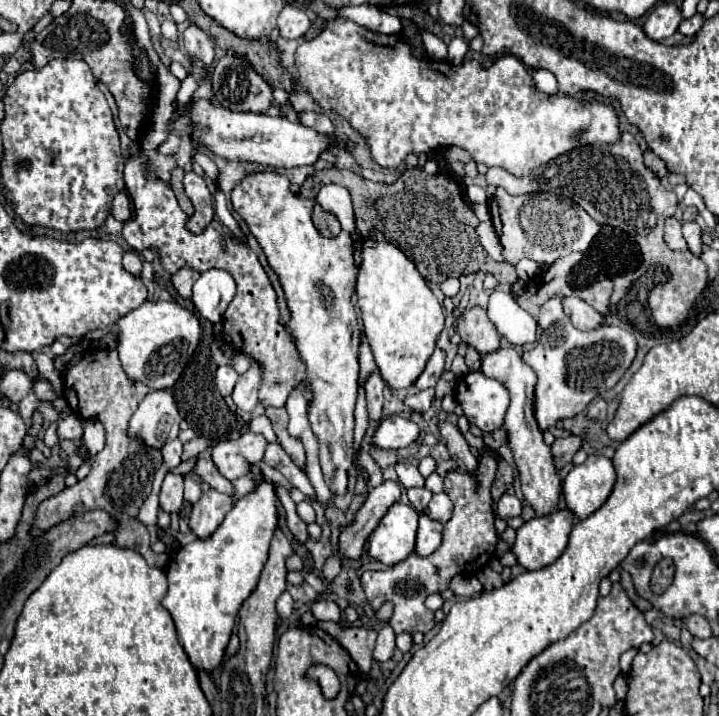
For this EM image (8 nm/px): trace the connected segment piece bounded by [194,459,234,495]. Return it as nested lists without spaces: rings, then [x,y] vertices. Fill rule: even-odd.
[[[198,459],[194,471],[196,471],[212,489],[216,489],[216,491],[220,491],[220,493],[226,493],[226,495],[234,495],[234,485],[232,485],[232,481],[228,481],[226,477],[220,475],[220,471],[218,471],[216,465],[214,465],[214,461],[202,461],[202,459]]]

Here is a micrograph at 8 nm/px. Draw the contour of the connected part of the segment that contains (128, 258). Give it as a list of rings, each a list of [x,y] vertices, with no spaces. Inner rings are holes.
[[[128,251],[128,253],[124,253],[124,269],[126,269],[128,273],[134,275],[141,274],[142,262],[140,255],[138,255],[136,251]]]

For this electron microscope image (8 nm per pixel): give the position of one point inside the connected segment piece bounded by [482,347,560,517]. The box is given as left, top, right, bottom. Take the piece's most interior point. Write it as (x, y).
(540, 481)

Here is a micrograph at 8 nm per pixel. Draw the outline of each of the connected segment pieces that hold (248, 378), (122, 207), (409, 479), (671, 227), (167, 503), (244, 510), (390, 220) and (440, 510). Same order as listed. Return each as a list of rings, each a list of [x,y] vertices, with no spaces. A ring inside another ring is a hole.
[[[254,361],[250,365],[250,369],[238,377],[238,383],[232,391],[232,399],[234,399],[238,409],[248,411],[248,413],[254,411],[256,397],[260,391],[260,383],[262,383],[262,367],[260,367],[260,363]]]
[[[120,191],[114,201],[112,201],[112,215],[118,221],[128,221],[130,219],[130,201],[124,191]]]
[[[398,463],[396,473],[400,479],[400,485],[410,489],[410,487],[424,487],[424,477],[418,473],[418,469],[410,463]]]
[[[668,217],[664,223],[664,239],[670,249],[686,251],[686,241],[682,237],[682,223],[676,217]]]
[[[168,473],[164,483],[162,483],[162,491],[160,491],[160,507],[166,511],[166,513],[178,513],[182,503],[184,503],[184,497],[182,497],[182,491],[184,491],[184,477],[182,475],[174,475],[174,473]]]
[[[262,479],[252,493],[244,495],[234,505],[212,537],[196,539],[182,547],[170,563],[170,589],[162,605],[170,611],[176,623],[178,641],[194,669],[212,675],[222,665],[238,609],[258,583],[276,525],[276,485],[270,479]]]
[[[336,167],[322,169],[306,179],[306,183],[300,189],[300,195],[316,197],[320,187],[326,183],[344,185],[352,195],[356,213],[364,211],[364,231],[360,233],[368,237],[370,229],[374,227],[382,231],[382,235],[390,243],[398,245],[398,249],[414,261],[420,275],[430,283],[442,283],[448,277],[462,277],[478,271],[490,273],[500,283],[508,285],[512,285],[518,279],[514,267],[498,263],[486,253],[476,233],[480,221],[470,209],[470,205],[464,201],[460,183],[452,179],[446,171],[428,175],[418,167],[406,169],[392,185],[374,183],[362,177],[352,179],[352,175],[346,175],[346,171],[340,171]]]
[[[438,493],[430,499],[428,507],[424,509],[424,515],[428,515],[430,519],[434,521],[440,521],[440,523],[448,523],[448,519],[452,517],[452,501],[446,493]]]

